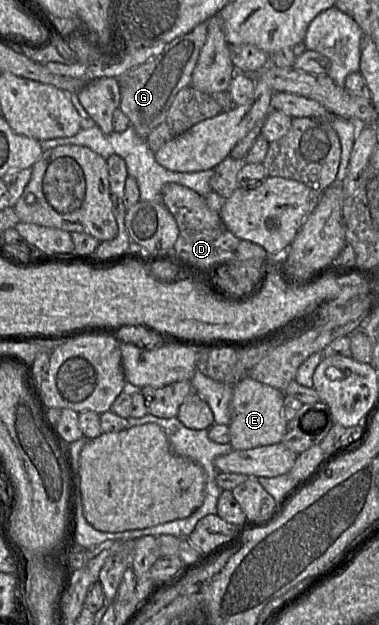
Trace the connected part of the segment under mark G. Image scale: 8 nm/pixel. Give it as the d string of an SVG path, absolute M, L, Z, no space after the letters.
M207 22L200 23L187 34L179 36L168 43L159 55L116 78L120 90L119 109L128 117L130 125L134 128L138 136L146 139L164 121L177 93L184 87L191 86L192 73L206 39Z

